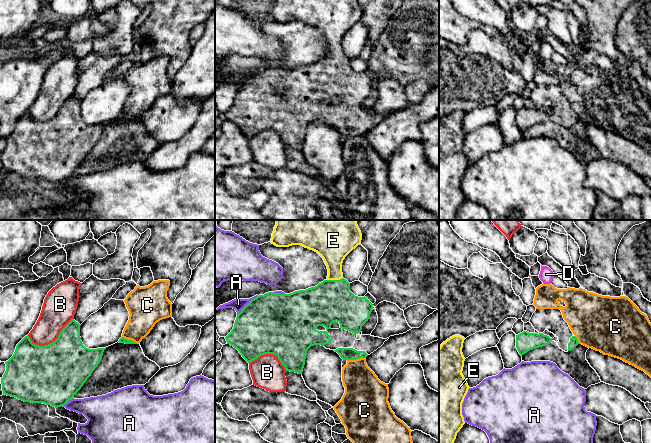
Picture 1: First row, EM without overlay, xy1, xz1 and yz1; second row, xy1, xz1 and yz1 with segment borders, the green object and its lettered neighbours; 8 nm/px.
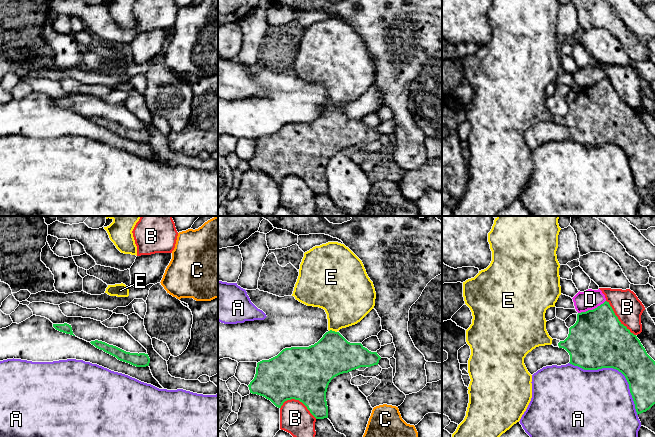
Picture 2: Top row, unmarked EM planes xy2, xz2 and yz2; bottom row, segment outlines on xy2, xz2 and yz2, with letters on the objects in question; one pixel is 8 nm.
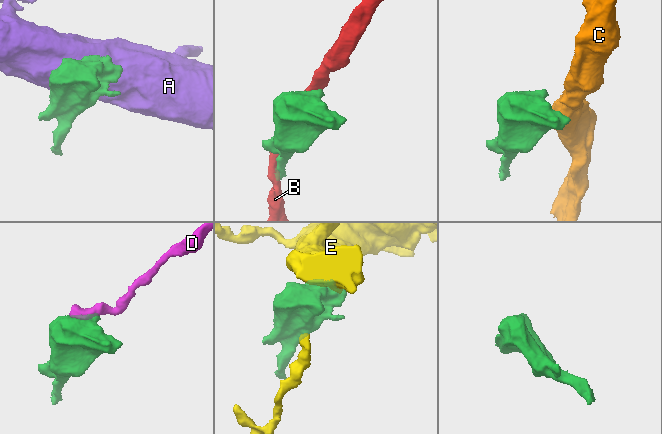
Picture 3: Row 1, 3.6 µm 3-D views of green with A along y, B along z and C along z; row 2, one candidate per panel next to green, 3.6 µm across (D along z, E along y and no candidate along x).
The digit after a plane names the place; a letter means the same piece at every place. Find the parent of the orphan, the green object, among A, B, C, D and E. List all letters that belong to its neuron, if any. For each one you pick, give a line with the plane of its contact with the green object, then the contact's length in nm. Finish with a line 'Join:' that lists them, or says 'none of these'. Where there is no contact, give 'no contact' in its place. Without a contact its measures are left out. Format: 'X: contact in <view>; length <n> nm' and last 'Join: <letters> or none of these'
E: contact in xz1; length 130 nm
Join: E

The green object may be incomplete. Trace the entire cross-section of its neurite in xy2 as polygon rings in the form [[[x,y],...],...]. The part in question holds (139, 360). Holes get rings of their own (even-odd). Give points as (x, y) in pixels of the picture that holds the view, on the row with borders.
[[[91,341],[92,345],[96,348],[103,350],[104,352],[116,357],[118,360],[129,363],[136,367],[146,367],[149,366],[150,358],[148,354],[145,353],[130,353],[126,352],[116,346],[109,345],[102,341]]]

